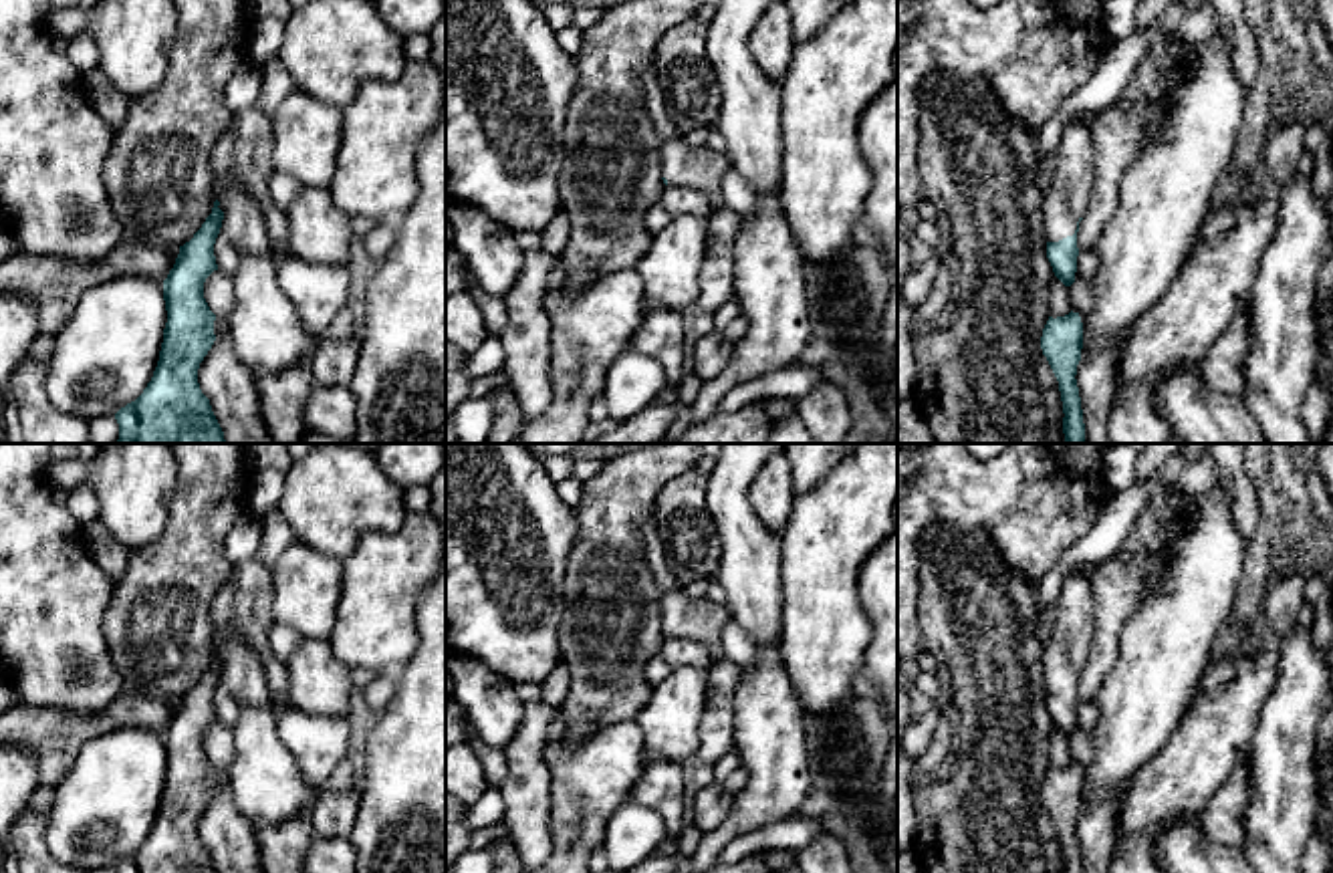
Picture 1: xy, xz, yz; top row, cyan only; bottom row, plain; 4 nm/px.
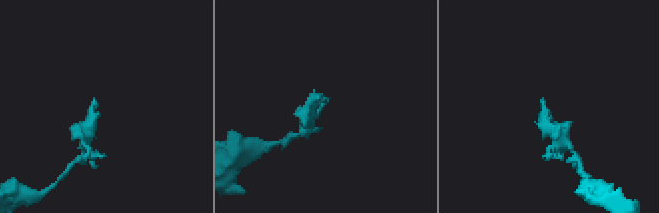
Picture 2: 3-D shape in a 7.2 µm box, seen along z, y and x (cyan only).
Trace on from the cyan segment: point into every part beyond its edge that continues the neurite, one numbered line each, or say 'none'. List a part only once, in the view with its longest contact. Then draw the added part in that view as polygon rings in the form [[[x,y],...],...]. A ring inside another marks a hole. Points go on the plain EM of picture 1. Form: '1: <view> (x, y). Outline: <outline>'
1: yz (1067, 652). Outline: [[[1073,573],[1061,587],[1053,635],[1043,647],[1047,694],[1073,688],[1089,661],[1095,633],[1093,577]]]

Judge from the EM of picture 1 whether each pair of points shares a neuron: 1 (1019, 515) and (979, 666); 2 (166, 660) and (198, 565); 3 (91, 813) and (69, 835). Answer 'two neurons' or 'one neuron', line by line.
1: two neurons
2: one neuron
3: one neuron

